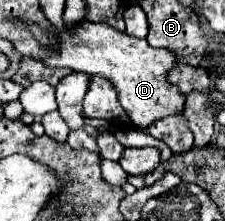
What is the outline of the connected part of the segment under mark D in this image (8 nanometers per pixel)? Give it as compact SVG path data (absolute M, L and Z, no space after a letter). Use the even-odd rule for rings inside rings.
M84 22L78 28L66 28L60 38L62 40L60 50L54 52L52 50L52 44L56 42L54 30L50 30L50 34L46 34L40 26L30 26L30 28L40 42L42 42L42 38L46 38L46 44L48 44L48 54L44 58L46 66L70 68L76 72L84 72L88 76L108 78L116 86L118 100L120 100L122 108L128 112L128 118L134 126L146 128L164 116L182 112L184 96L174 84L170 84L166 80L168 72L178 62L176 54L172 50L152 48L146 40L128 36L106 24Z

